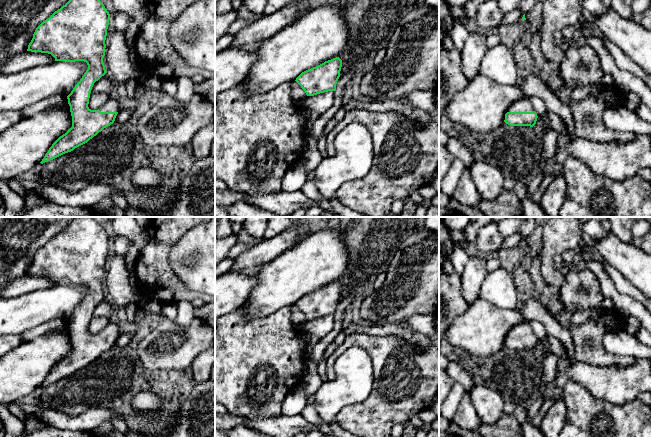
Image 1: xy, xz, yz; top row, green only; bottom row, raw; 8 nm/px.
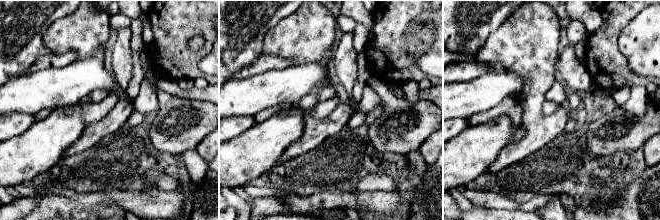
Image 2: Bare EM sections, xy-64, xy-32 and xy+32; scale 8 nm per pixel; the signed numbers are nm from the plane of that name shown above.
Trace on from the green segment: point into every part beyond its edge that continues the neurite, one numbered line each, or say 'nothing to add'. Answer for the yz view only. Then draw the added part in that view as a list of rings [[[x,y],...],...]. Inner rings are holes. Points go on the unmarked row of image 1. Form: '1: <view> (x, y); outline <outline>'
1: yz (521, 329); outline [[[522,322],[510,329],[507,336],[535,336],[535,334],[528,322]]]

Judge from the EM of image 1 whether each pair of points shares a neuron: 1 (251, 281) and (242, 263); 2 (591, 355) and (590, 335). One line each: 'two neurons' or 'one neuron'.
1: two neurons
2: one neuron

